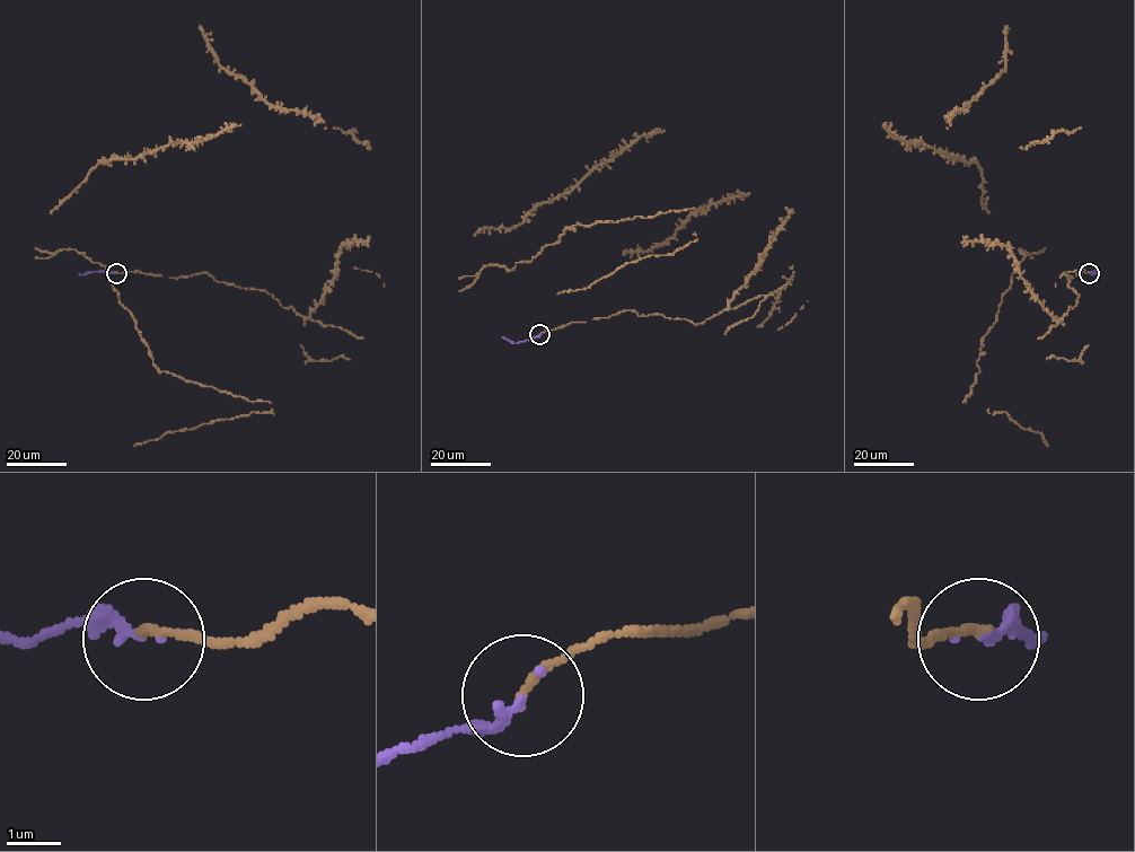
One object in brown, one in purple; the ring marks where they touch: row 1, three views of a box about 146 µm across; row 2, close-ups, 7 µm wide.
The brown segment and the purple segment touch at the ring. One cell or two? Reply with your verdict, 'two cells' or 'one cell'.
one cell

